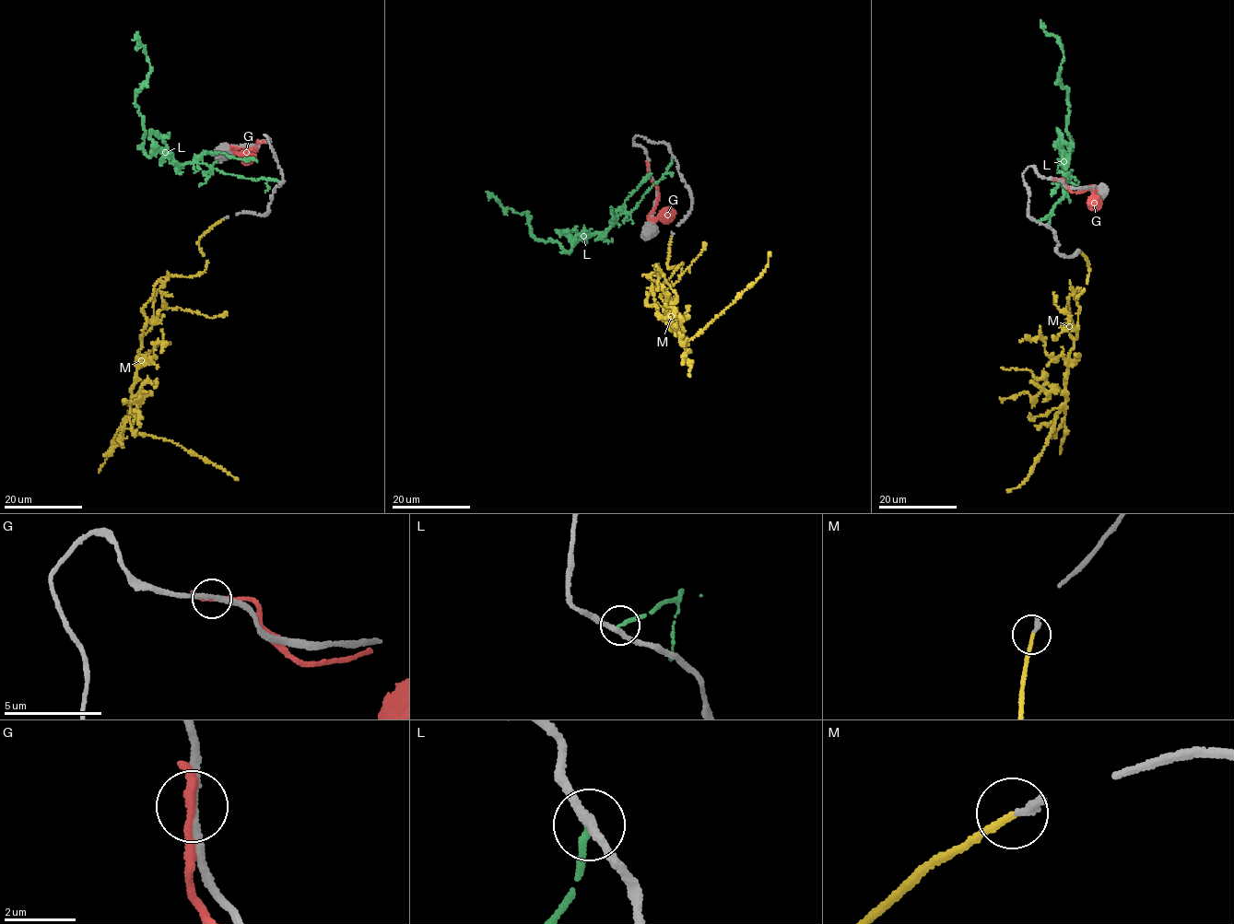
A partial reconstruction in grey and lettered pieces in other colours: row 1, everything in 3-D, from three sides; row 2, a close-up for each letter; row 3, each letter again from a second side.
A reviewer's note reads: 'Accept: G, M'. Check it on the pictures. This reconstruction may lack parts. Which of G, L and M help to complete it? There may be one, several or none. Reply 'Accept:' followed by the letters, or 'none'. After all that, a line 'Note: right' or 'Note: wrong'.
Accept: M
Note: wrong

